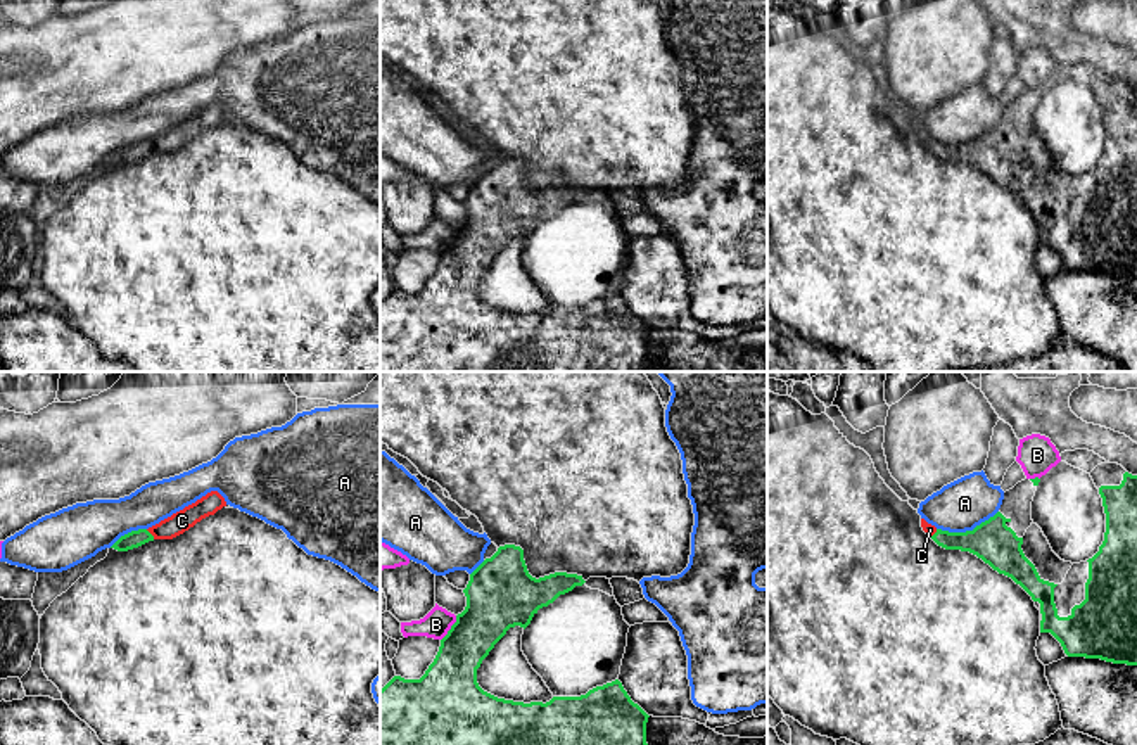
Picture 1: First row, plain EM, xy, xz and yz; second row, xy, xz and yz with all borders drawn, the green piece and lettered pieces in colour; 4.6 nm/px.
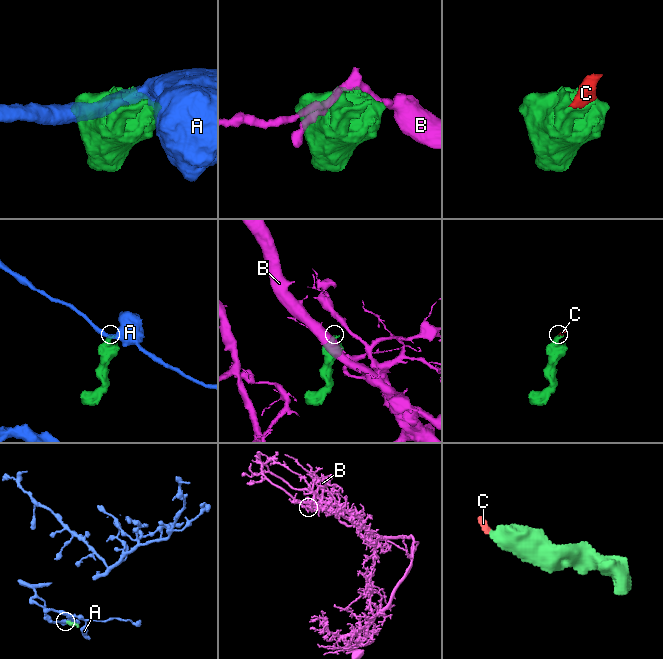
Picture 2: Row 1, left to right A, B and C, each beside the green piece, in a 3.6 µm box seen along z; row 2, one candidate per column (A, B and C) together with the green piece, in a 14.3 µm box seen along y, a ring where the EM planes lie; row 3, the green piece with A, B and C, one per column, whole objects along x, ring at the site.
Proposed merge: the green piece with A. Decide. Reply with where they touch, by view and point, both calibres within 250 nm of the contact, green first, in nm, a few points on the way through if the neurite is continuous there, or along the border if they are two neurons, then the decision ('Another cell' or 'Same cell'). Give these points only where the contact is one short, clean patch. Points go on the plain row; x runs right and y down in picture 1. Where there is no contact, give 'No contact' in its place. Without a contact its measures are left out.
Touches green at yz (966, 144). Thickness 200 nm (green) against 240 nm. Another cell

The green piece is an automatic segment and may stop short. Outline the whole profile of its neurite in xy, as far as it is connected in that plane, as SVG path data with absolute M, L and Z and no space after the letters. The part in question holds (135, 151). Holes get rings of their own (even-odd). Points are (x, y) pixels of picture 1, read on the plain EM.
M211 104L159 137L121 149L111 161L118 164L128 164L154 152L173 152L194 140L202 131L214 128L223 119L226 119L225 111L218 104Z

